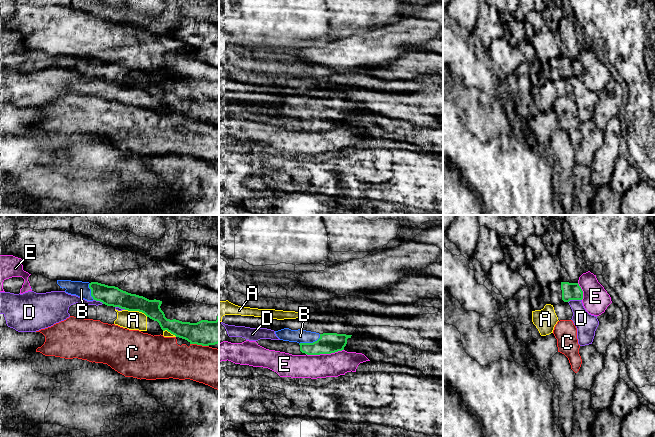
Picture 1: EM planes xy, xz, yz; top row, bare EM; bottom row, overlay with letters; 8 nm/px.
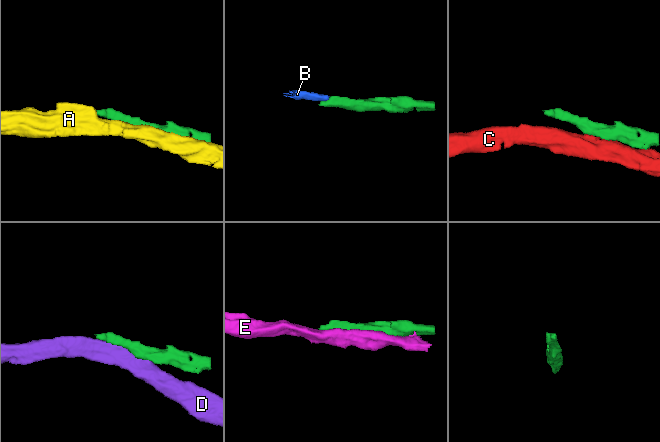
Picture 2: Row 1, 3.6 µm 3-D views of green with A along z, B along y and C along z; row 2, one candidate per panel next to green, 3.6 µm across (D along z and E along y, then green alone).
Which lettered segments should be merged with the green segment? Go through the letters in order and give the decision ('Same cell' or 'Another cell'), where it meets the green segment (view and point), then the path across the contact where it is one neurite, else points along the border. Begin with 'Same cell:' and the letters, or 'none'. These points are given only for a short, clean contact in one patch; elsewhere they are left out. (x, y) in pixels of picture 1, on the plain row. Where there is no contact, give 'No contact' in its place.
Same cell: B
A: Another cell. Touches green at xy (136, 86)
B: Same cell. Touches green at xz (310, 119). Path across: xz (328, 119), (310, 119), (300, 112)
C: Another cell. Touches green at xy (199, 120)
D: Another cell. Touches green at yz (574, 75)
E: Another cell. Touches green at xz (324, 129)

